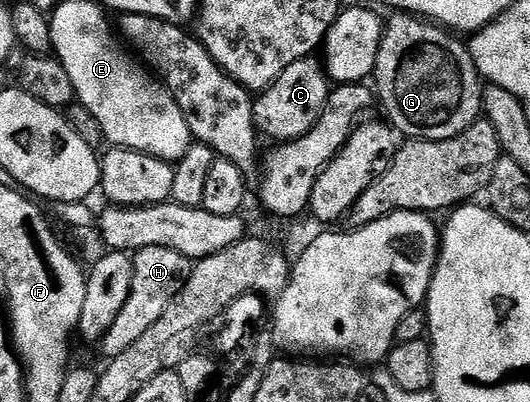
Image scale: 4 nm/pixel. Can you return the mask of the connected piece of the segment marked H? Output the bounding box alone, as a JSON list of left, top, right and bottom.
[100,247,192,360]

